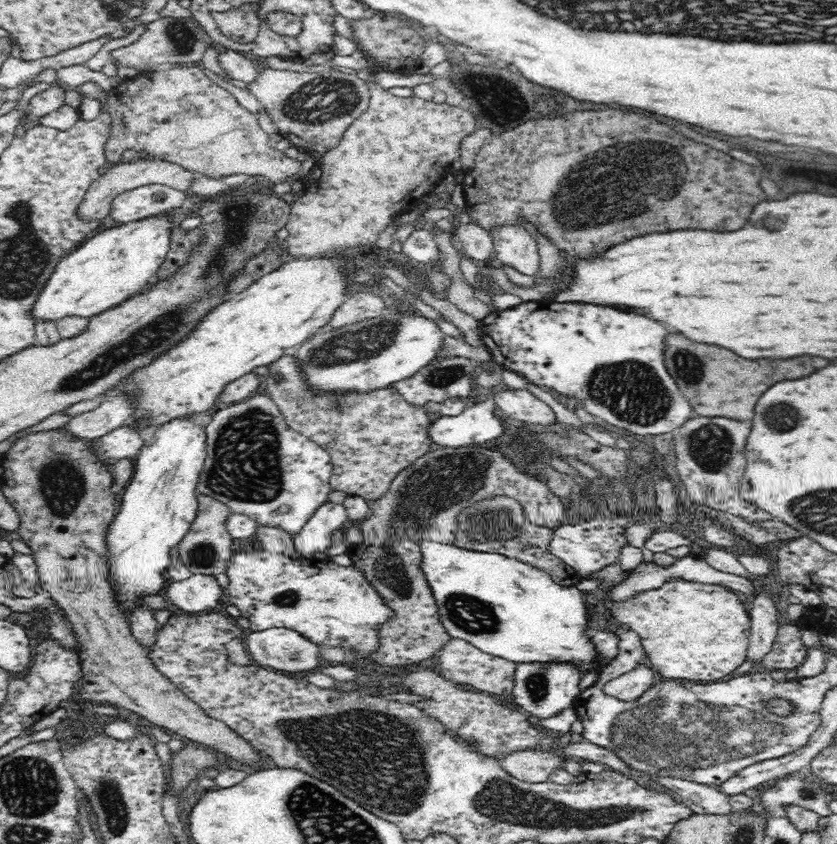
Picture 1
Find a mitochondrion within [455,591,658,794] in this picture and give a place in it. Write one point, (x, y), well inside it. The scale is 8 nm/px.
(536, 681)

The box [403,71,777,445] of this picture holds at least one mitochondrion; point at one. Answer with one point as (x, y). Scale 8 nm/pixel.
(588, 198)

